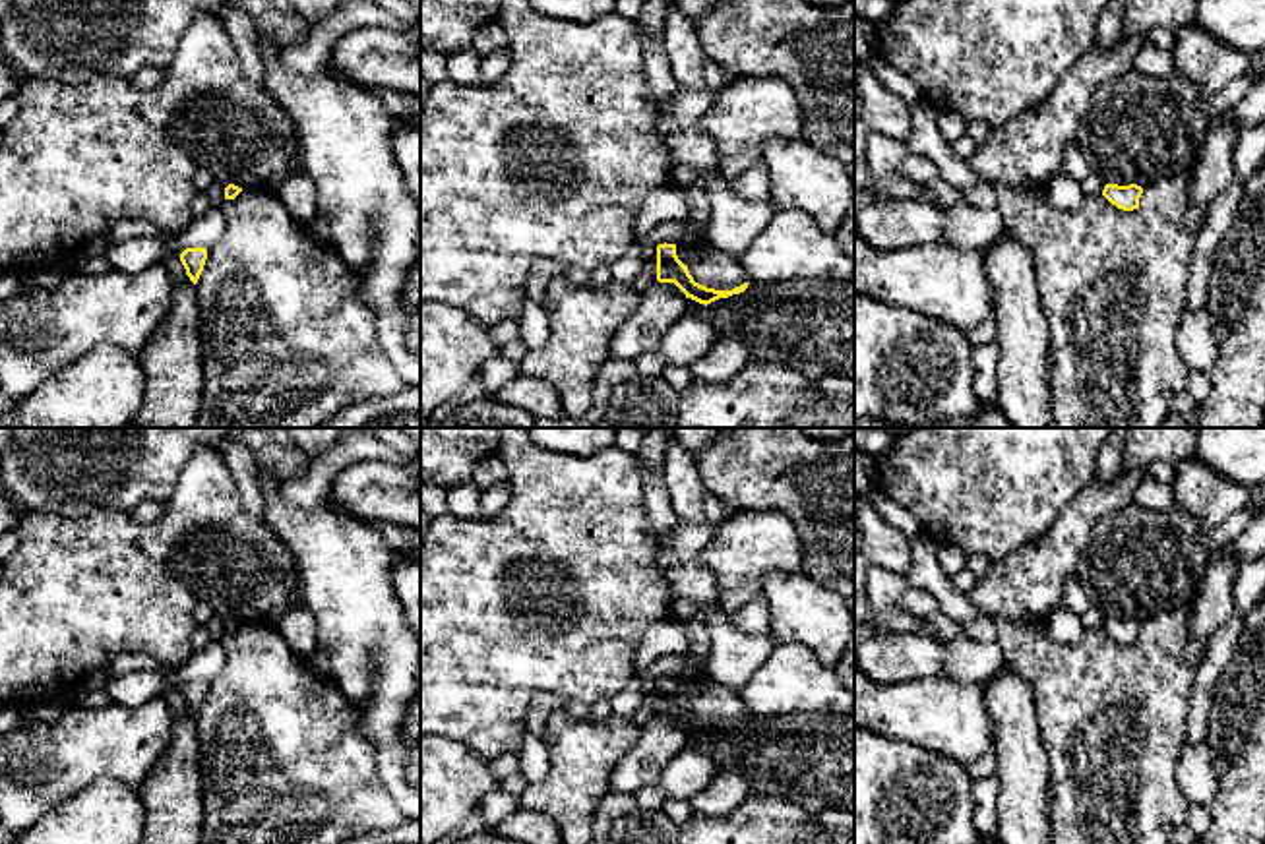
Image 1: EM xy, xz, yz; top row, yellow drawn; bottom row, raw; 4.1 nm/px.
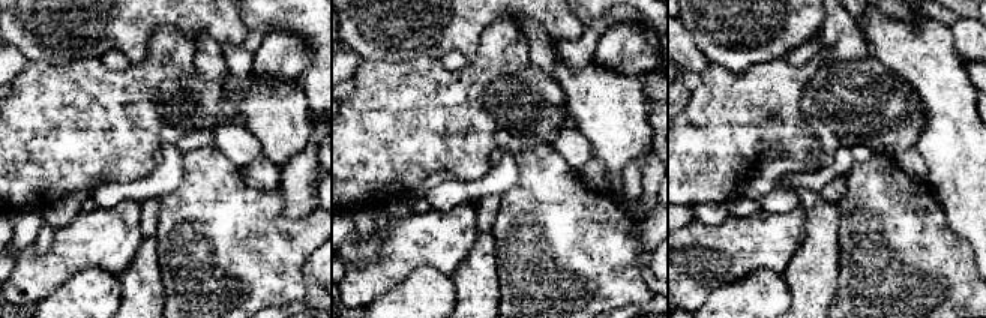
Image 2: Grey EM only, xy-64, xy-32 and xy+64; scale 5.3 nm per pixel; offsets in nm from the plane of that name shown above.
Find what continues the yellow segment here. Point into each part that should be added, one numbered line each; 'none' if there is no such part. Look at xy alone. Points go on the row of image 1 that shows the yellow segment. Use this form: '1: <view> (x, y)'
none

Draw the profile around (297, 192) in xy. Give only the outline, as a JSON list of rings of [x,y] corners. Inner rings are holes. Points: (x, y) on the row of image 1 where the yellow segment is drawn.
[[[287,170],[287,176],[275,188],[275,194],[300,225],[312,228],[320,209],[316,199],[316,184],[304,170]]]

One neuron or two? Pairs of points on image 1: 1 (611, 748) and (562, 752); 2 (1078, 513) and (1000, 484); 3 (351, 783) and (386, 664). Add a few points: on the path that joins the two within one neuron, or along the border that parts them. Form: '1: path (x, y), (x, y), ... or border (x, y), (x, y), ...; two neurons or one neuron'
1: path (599, 748), (574, 752); one neuron
2: border (1093, 482), (1081, 488), (1047, 533), (1033, 539); two neurons
3: border (343, 693), (374, 746), (380, 777); two neurons

